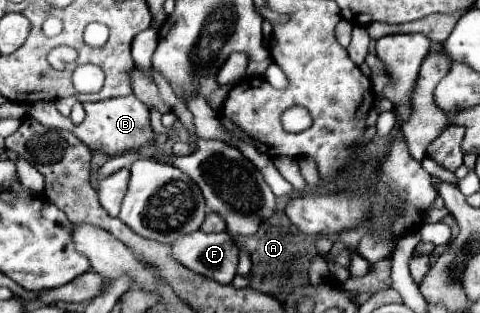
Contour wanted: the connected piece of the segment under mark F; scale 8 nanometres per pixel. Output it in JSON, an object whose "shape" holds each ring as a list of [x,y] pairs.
{"shape":[[[203,230],[173,242],[173,256],[183,266],[199,272],[219,284],[229,284],[239,262],[239,248],[227,232],[207,234]]]}

